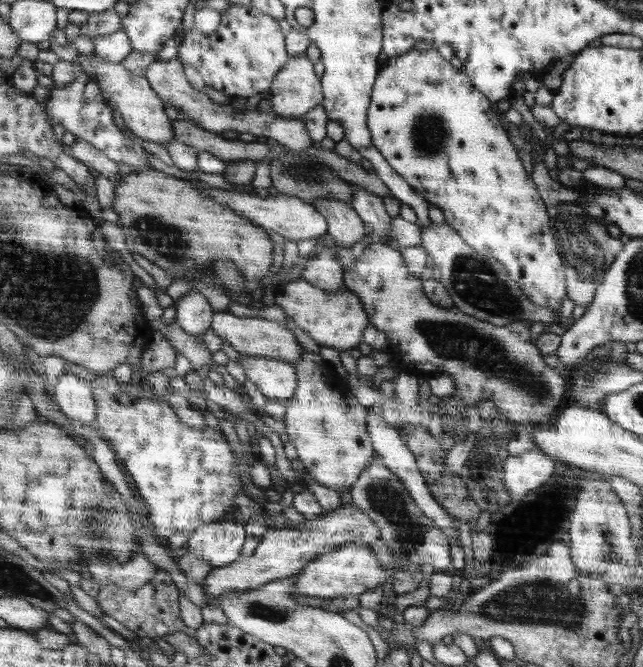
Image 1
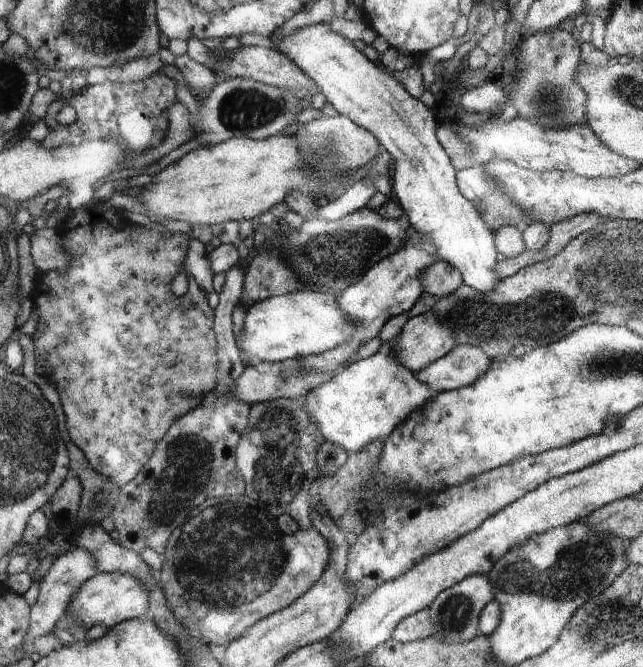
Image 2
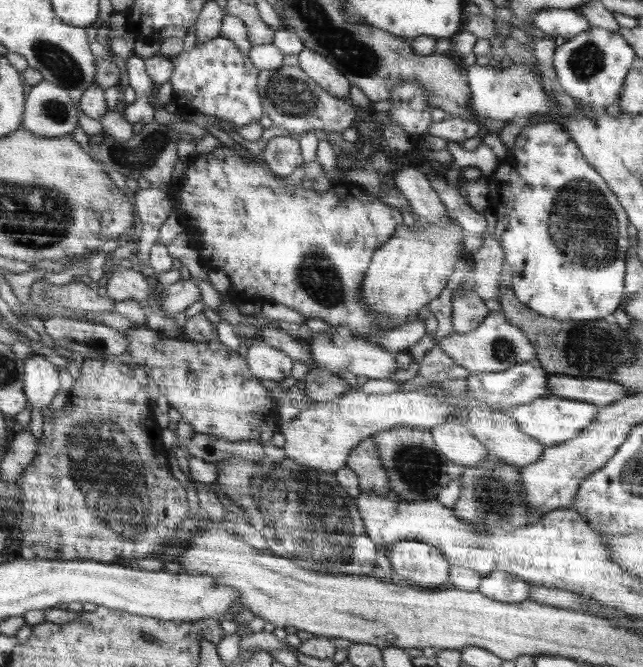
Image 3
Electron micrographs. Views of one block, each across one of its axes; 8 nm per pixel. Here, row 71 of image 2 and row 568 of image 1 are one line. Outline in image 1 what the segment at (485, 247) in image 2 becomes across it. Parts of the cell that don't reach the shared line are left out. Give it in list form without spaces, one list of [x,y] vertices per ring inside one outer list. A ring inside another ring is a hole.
[[[349,543],[334,548],[332,552],[318,555],[310,564],[303,567],[303,571],[294,575],[296,589],[300,595],[317,596],[322,599],[358,595],[376,587],[384,586],[390,579],[390,572],[381,567],[380,562],[366,545]]]

